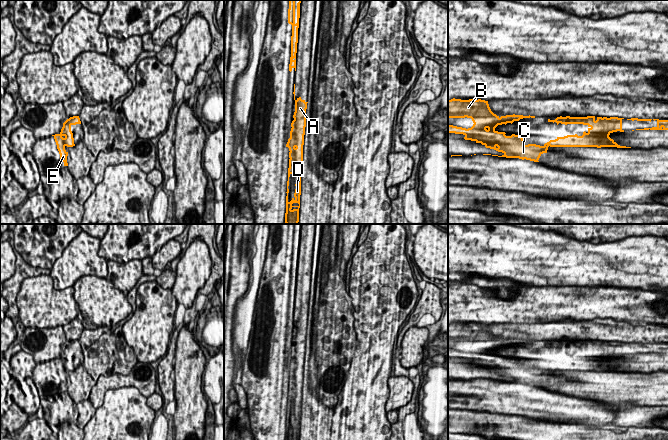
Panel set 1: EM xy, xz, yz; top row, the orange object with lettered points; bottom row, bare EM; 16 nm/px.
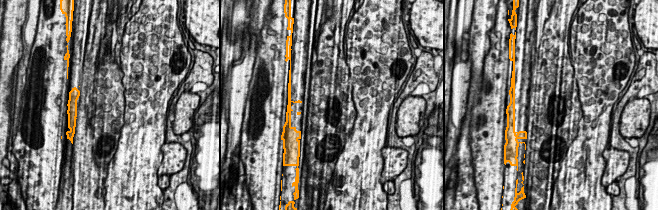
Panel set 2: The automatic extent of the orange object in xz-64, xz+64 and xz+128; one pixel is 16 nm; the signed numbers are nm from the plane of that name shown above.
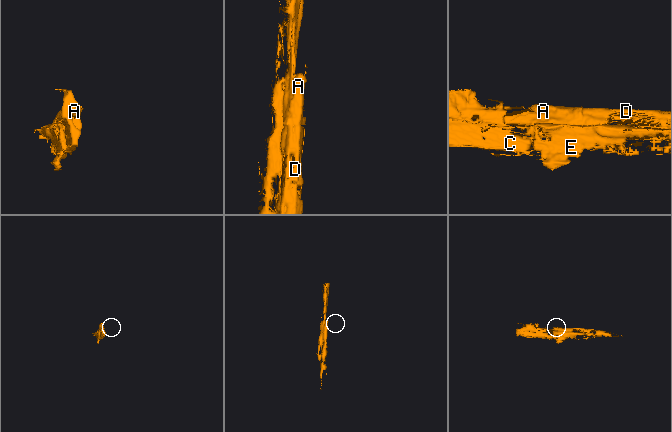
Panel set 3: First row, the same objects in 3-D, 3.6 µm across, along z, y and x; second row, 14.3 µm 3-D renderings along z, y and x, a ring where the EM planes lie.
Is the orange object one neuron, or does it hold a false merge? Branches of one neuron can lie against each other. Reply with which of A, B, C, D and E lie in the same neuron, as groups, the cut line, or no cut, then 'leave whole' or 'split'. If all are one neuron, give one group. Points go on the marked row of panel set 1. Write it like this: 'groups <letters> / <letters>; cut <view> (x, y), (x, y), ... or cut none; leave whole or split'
groups A B C D E; cut none; leave whole

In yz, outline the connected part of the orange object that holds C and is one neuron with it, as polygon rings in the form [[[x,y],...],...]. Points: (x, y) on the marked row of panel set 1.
[[[451,99],[448,100],[448,118],[471,118],[473,121],[473,126],[471,128],[462,128],[453,125],[448,125],[448,133],[455,134],[463,134],[465,140],[475,141],[476,143],[481,143],[486,148],[494,149],[498,152],[502,152],[502,156],[498,157],[506,157],[506,158],[519,158],[526,159],[534,162],[539,162],[539,158],[543,153],[547,153],[548,147],[617,147],[617,148],[631,148],[626,146],[618,145],[613,139],[609,137],[609,135],[613,132],[624,132],[622,129],[622,120],[624,118],[618,117],[595,117],[595,116],[587,116],[587,117],[557,117],[555,120],[548,119],[548,122],[556,122],[557,125],[561,124],[583,124],[587,125],[588,132],[583,132],[582,136],[575,135],[567,135],[564,137],[557,137],[555,140],[550,140],[545,143],[543,146],[536,144],[524,144],[524,140],[521,136],[512,134],[511,136],[506,136],[505,132],[498,132],[495,128],[498,125],[513,123],[514,121],[519,121],[523,118],[535,118],[535,116],[523,116],[523,115],[506,115],[506,116],[497,116],[494,114],[488,104],[488,101],[481,99],[469,99],[469,100],[461,100],[461,99]]]

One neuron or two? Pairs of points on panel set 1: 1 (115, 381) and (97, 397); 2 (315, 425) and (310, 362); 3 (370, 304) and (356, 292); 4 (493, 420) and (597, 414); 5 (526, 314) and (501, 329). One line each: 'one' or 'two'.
1: one
2: one
3: one
4: two
5: two

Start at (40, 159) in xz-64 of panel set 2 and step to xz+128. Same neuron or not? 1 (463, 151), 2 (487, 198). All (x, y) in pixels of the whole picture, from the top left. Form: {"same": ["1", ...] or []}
{"same": ["2"]}

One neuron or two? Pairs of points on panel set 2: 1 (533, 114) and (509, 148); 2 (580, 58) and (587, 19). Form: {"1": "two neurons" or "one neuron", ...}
{"1": "two neurons", "2": "one neuron"}

